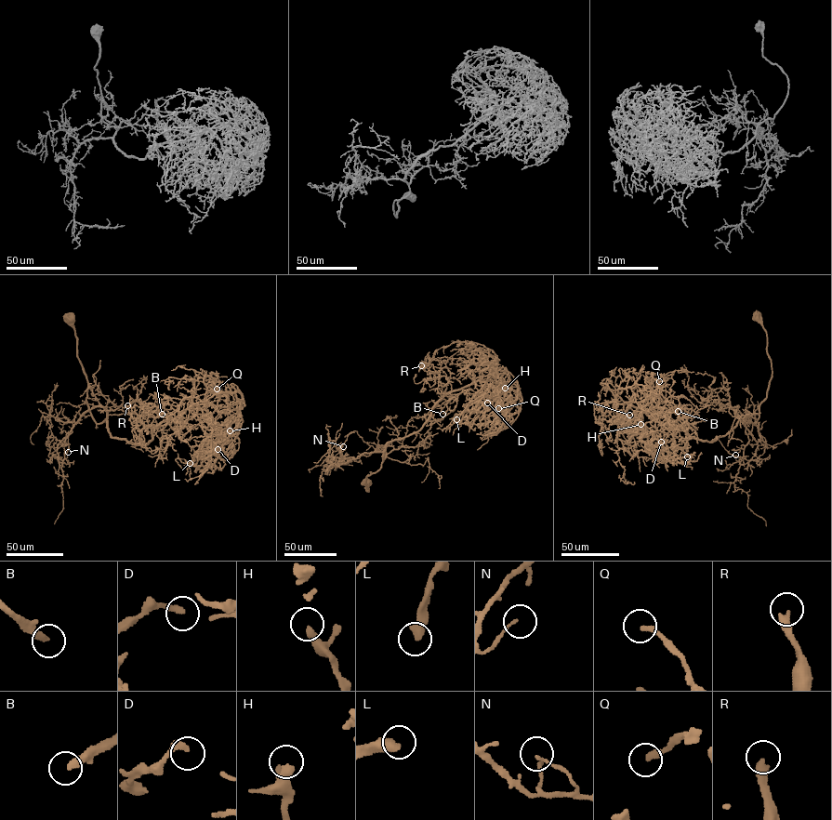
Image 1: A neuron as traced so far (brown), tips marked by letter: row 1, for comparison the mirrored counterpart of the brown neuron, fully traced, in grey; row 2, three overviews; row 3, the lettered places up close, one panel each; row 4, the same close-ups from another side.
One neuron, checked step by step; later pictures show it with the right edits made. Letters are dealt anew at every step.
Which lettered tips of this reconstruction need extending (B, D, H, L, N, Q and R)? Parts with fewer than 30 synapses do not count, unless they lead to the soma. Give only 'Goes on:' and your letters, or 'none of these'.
Goes on: B, L, R

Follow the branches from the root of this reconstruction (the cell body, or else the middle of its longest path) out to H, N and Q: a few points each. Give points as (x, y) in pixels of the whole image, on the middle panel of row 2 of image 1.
H: (367, 482), (367, 492), (365, 479), (381, 467), (389, 443), (418, 431), (449, 392), (480, 379), (505, 388)
N: (367, 482), (367, 492), (366, 476), (381, 467), (385, 454), (363, 453), (342, 459), (343, 446)
Q: (367, 482), (367, 492), (365, 479), (381, 467), (389, 443), (418, 431), (449, 392), (481, 385), (498, 408)

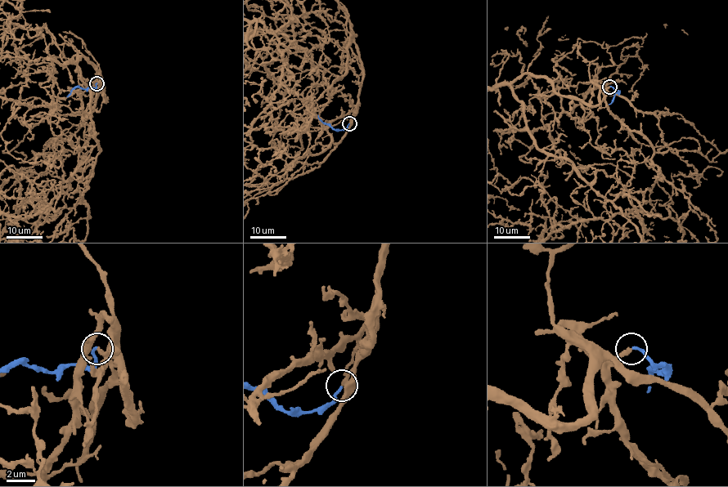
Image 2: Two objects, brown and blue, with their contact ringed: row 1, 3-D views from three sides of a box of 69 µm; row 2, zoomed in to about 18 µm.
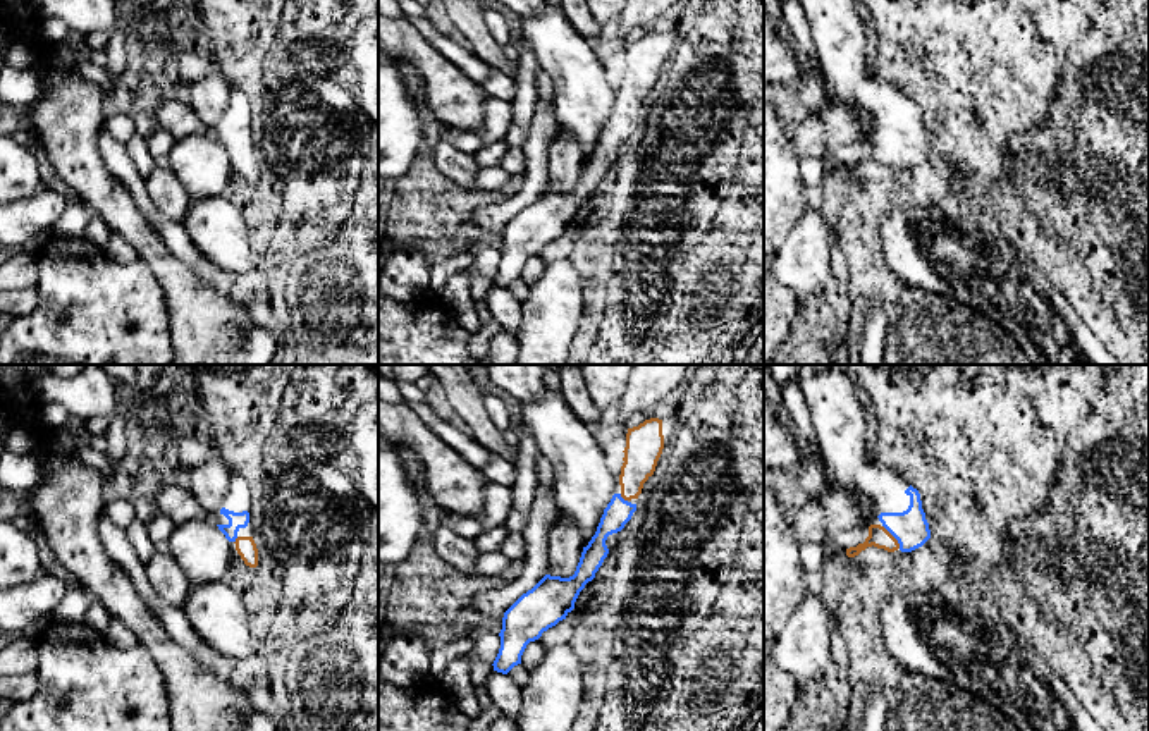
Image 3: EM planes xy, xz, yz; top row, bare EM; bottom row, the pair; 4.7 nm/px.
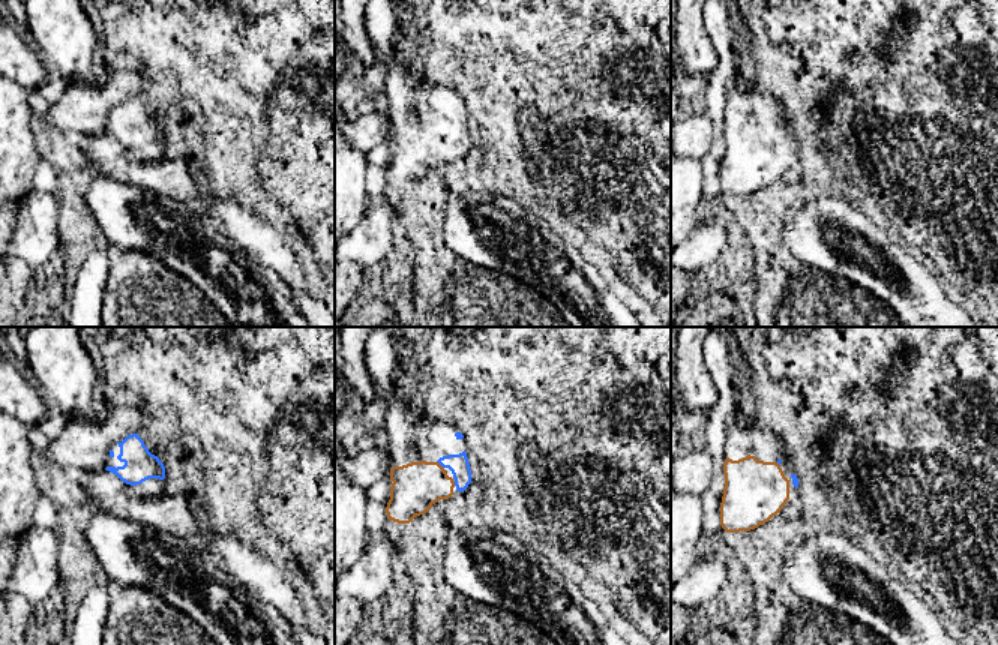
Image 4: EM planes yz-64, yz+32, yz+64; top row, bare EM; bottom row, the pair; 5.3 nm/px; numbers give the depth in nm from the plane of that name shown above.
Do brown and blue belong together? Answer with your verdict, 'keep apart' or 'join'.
join

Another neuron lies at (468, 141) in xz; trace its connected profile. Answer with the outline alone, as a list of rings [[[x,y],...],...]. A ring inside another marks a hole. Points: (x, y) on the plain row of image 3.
[[[454,131],[451,134],[451,141],[459,151],[471,155],[475,155],[483,146],[480,132],[476,131]]]

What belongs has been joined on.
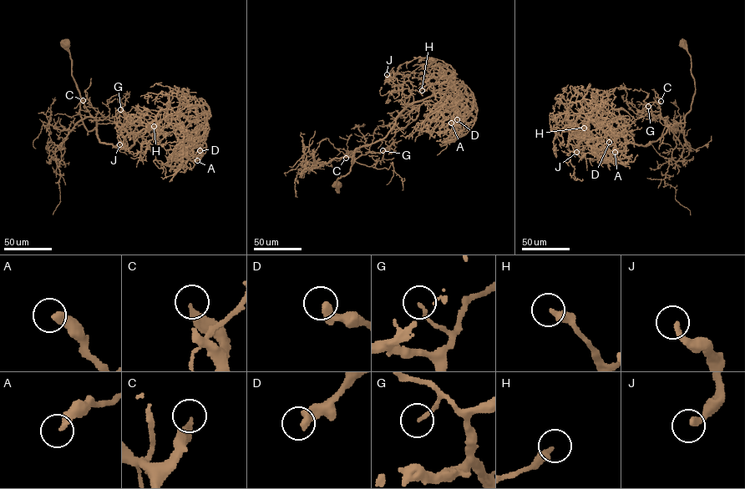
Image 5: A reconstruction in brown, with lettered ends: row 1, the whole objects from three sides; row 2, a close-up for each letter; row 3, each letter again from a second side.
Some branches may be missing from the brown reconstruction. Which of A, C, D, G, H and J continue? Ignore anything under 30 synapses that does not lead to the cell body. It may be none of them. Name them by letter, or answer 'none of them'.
C, J

